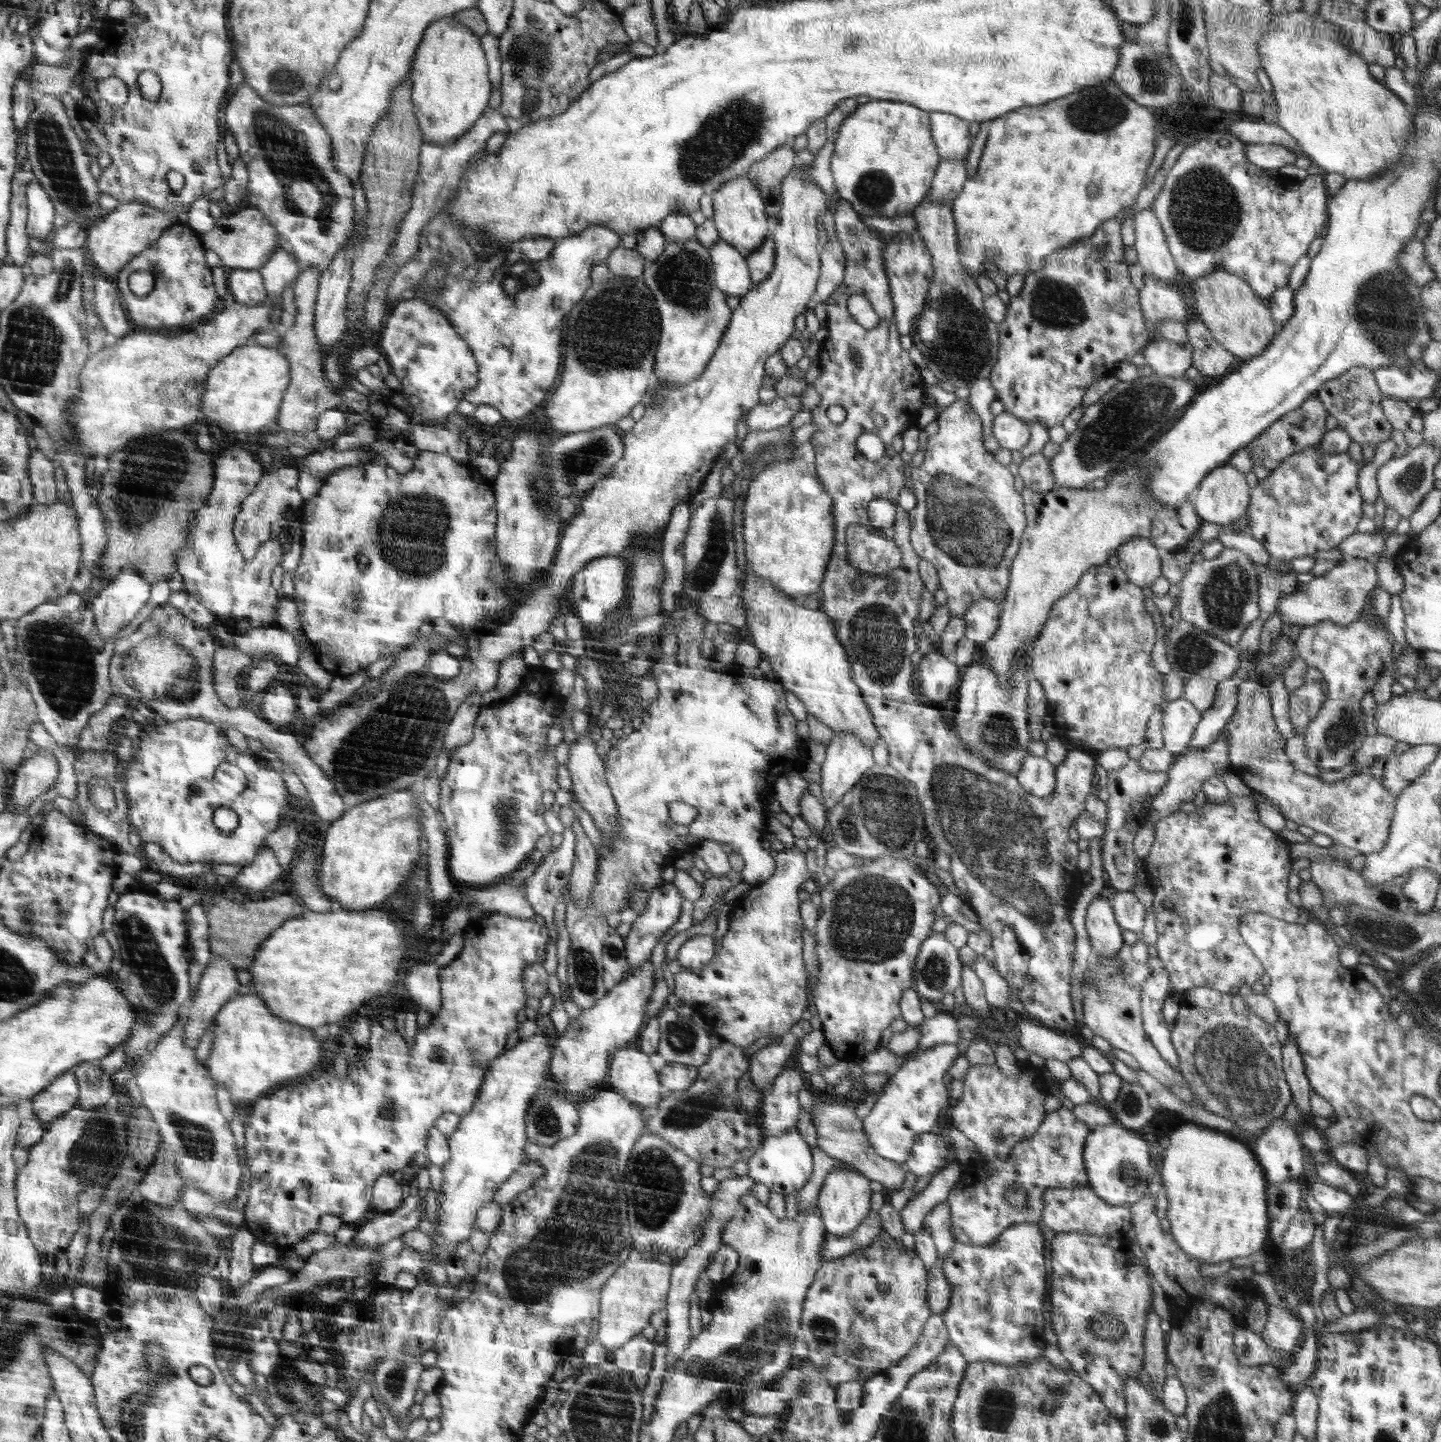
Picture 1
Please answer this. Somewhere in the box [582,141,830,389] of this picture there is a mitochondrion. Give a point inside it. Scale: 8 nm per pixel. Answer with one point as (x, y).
(683, 279)

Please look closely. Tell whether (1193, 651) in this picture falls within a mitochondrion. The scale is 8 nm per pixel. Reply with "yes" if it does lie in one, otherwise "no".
yes

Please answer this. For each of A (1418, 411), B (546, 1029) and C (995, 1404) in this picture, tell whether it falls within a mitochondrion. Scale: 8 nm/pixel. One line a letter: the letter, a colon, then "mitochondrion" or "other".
A: other
B: other
C: mitochondrion

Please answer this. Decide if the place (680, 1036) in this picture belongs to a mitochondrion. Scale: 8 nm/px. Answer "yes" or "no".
yes

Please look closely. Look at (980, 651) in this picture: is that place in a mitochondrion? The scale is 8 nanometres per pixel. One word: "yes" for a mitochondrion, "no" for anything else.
no

